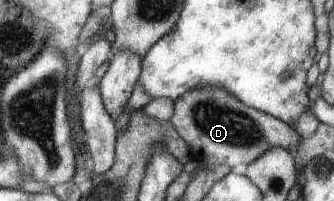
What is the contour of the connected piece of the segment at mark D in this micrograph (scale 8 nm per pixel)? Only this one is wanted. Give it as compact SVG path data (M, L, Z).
M208 85L186 92L178 98L169 121L189 144L197 161L205 166L227 165L231 172L238 175L245 174L246 168L270 148L281 147L289 151L297 147L302 139L290 124L249 108L226 91Z

